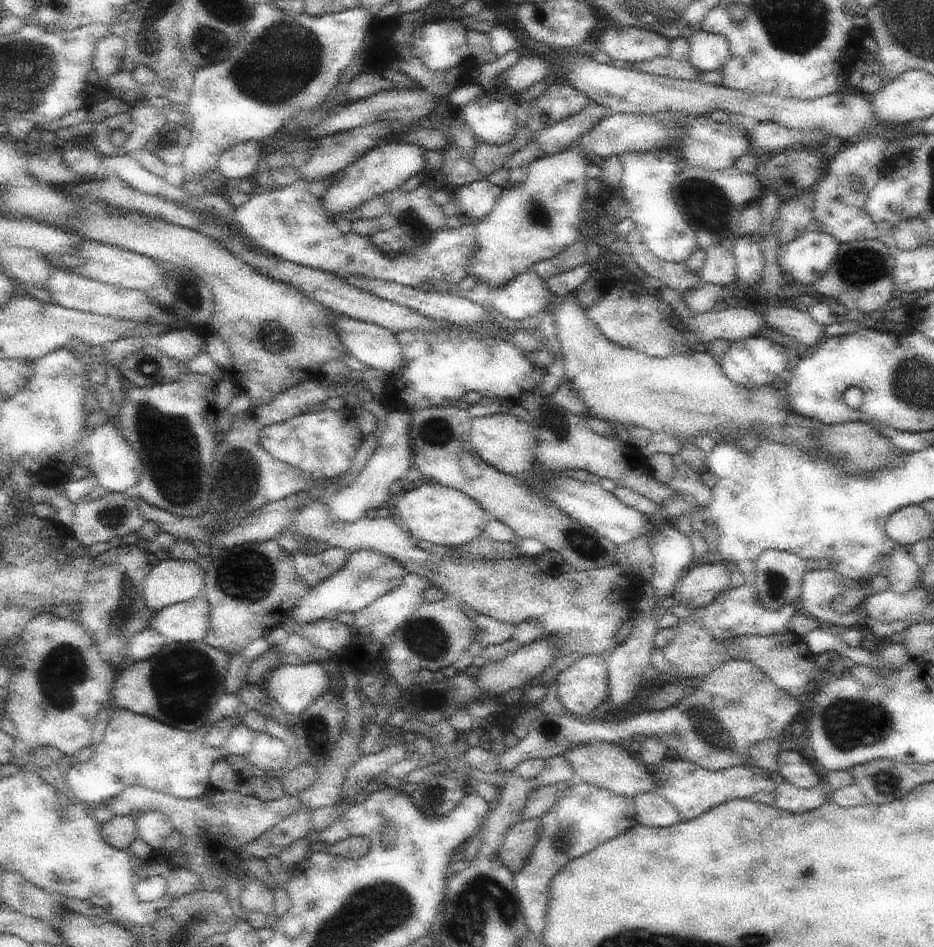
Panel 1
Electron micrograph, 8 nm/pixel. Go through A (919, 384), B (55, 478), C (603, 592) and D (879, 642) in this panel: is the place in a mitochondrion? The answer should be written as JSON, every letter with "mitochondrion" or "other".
{"A":"mitochondrion","B":"other","C":"other","D":"other"}

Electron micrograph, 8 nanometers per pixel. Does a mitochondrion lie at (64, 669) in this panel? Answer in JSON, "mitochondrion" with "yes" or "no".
{"mitochondrion":"yes"}

